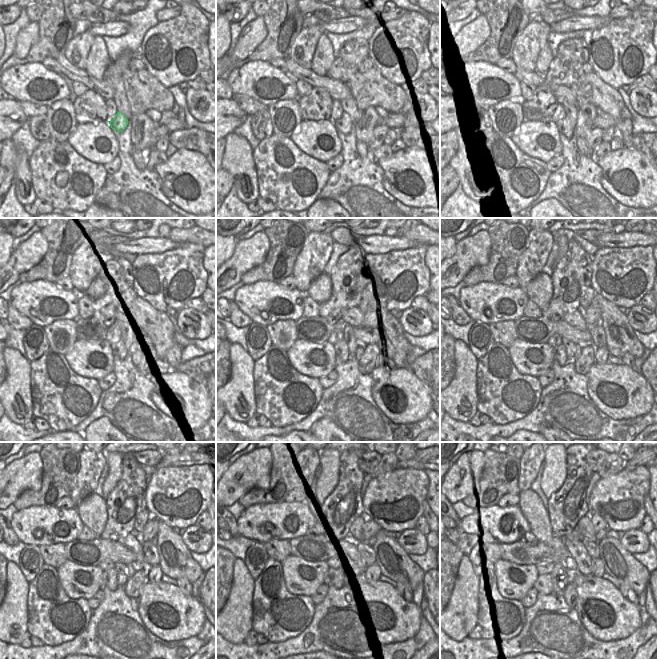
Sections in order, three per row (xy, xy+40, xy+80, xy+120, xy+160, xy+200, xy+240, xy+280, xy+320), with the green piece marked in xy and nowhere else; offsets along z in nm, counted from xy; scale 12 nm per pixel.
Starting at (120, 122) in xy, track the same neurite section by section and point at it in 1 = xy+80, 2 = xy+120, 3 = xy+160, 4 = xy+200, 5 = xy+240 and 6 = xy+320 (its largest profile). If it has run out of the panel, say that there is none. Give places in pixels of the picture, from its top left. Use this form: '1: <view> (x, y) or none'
1: xy+80 (566, 125)
2: xy+120 (118, 348)
3: xy+160 (341, 348)
4: xy+200 (560, 354)
5: xy+240 (109, 579)
6: xy+320 (543, 585)

